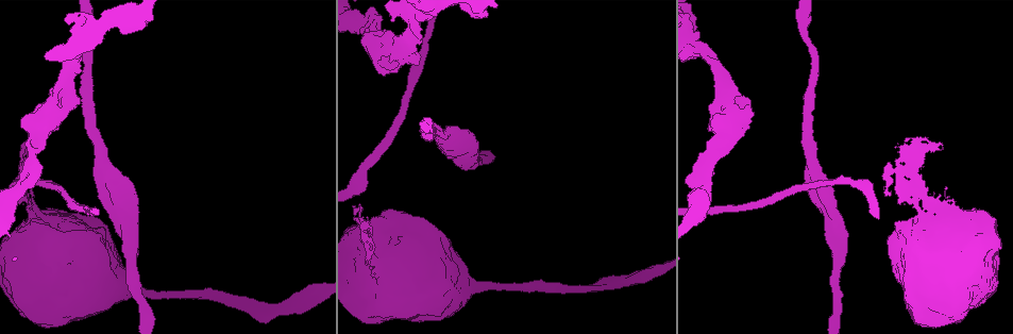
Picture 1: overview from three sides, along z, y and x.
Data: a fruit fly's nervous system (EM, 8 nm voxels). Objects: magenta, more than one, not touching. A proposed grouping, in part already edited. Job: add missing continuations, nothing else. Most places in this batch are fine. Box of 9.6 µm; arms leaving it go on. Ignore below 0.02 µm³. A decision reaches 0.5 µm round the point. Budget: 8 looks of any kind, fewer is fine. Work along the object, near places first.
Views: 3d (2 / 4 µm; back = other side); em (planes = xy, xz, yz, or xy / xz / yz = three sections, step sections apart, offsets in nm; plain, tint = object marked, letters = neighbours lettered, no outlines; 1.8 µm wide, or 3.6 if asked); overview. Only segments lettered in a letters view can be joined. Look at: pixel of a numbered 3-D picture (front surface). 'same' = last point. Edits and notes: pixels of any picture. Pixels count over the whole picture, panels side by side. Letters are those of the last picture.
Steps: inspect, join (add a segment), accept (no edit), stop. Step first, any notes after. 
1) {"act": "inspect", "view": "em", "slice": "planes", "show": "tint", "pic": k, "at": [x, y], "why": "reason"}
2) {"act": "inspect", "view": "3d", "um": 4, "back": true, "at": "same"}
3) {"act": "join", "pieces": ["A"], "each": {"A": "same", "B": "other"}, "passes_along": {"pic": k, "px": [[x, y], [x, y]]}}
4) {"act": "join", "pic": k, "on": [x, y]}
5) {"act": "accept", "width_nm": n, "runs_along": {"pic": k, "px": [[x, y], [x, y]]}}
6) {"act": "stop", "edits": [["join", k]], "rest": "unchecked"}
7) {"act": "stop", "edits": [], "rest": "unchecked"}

{"act": "inspect", "view": "em", "slice": "planes", "show": "plain", "pic": 1, "at": [30, 206], "why": "calibre changes"}

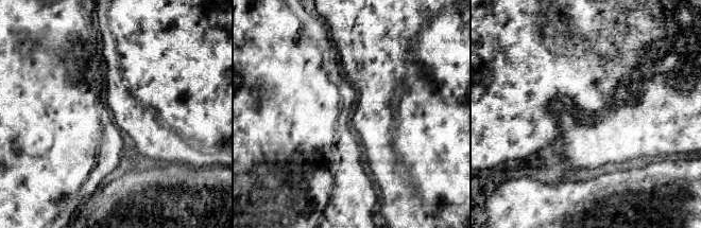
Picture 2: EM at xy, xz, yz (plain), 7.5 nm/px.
{"act": "inspect", "view": "em", "slice": "planes", "show": "tint", "at": "same"}

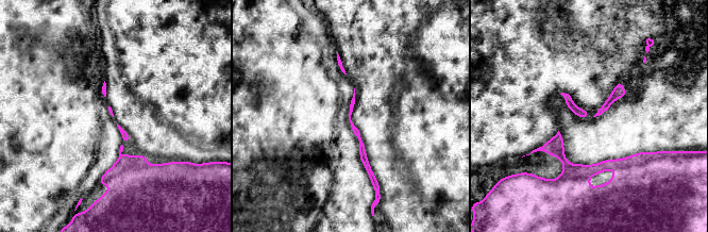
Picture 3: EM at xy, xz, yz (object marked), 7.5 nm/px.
{"act": "inspect", "view": "em", "slice": "planes", "show": "letters", "at": "same"}

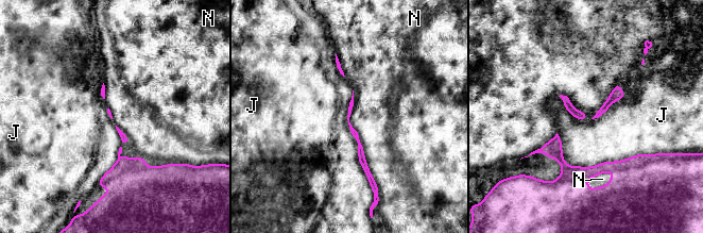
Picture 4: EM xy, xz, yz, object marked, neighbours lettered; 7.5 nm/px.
{"act": "accept", "longest_contact_nm": ["N", 750], "each": {"J": "other", "N": "other"}, "runs_along": {"pic": 4, "px": [[353, 130], [370, 177]]}, "found": "no lettered segment goes on from it"}

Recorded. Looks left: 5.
{"act": "inspect", "view": "3d", "um": 4, "pic": 1, "at": [737, 101], "why": "abrupt turn"}

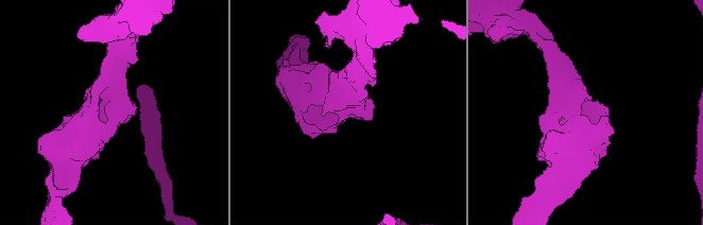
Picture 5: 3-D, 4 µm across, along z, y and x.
{"act": "inspect", "view": "em", "slice": "planes", "show": "letters", "pic": 5, "at": [587, 106]}

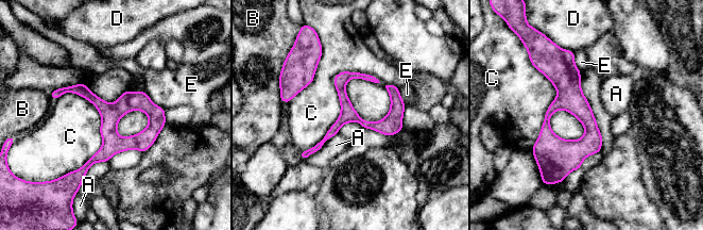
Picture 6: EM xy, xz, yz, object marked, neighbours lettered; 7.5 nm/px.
{"act": "accept", "each": {"A": "other", "B": "other", "C": "other", "D": "other", "E": "other"}, "runs_along": {"pic": 6, "px": [[566, 56], [589, 138], [562, 174]]}, "found": "no lettered segment goes on from it"}

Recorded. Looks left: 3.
{"act": "inspect", "view": "3d", "um": 4, "pic": 1, "at": [32, 167], "why": "arms part here"}

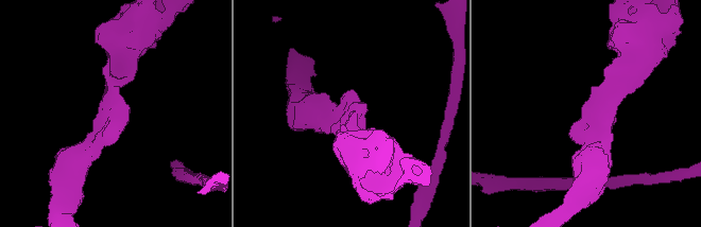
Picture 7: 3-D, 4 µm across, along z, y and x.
{"act": "inspect", "view": "em", "slice": "planes", "show": "letters", "pic": 7, "at": [348, 120], "why": "need the tissue"}

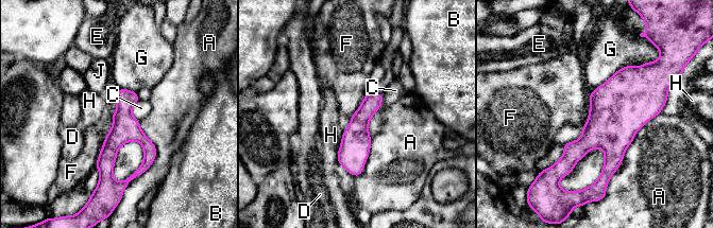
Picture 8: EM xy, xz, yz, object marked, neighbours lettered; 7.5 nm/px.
{"act": "accept", "width_nm": 190, "each": {"A": "other", "B": "other", "C": "other", "D": "other", "E": "other", "F": "other", "G": "other", "H": "other", "J": "other"}, "found": "no lettered segment goes on from it"}

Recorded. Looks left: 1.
{"act": "stop", "edits": [], "rest": "unchecked"}

